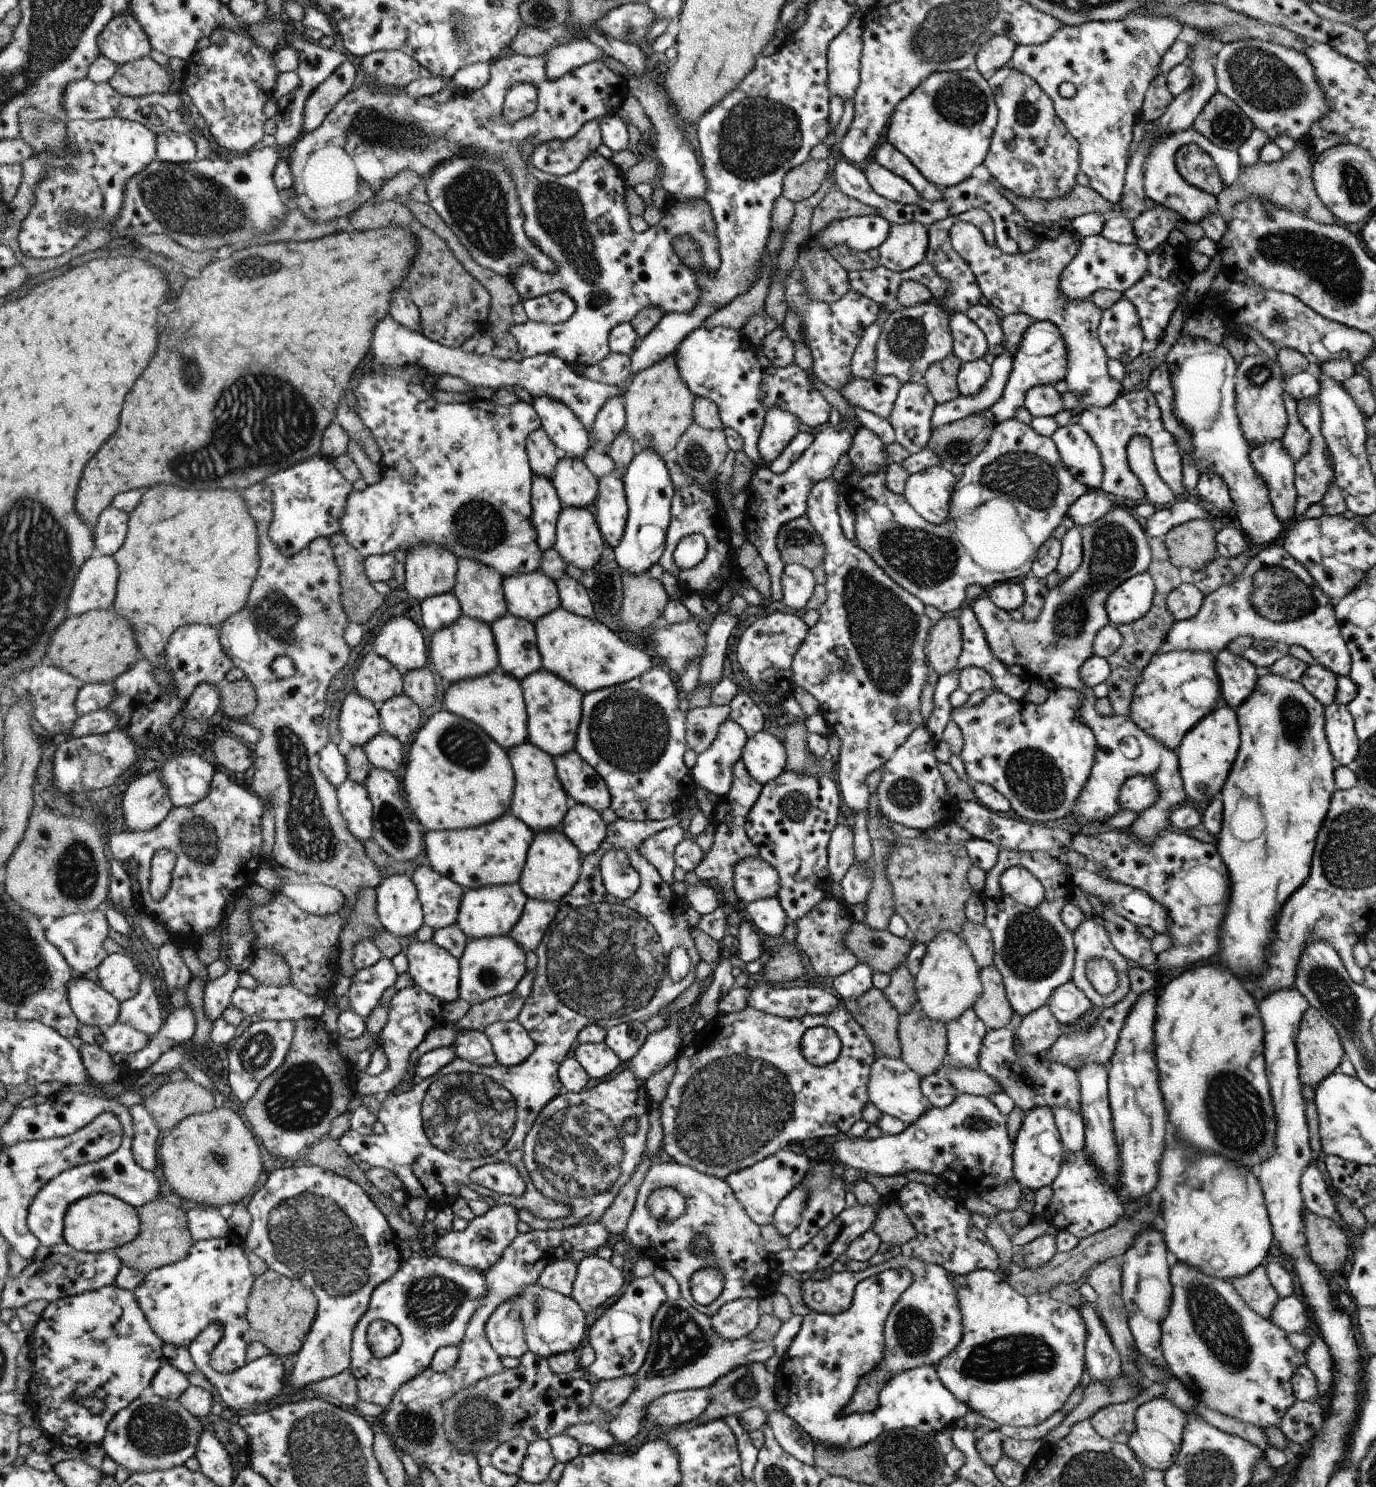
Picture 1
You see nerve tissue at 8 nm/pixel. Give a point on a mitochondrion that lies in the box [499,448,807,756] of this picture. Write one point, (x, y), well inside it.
(697, 732)

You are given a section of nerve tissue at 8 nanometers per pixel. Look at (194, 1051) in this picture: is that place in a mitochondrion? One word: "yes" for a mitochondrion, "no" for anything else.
no

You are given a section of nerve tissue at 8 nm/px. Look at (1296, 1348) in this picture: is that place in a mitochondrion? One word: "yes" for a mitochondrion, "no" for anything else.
no

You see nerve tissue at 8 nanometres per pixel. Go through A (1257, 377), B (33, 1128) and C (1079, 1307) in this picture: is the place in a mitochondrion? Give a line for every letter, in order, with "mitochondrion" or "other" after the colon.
A: mitochondrion
B: other
C: other

